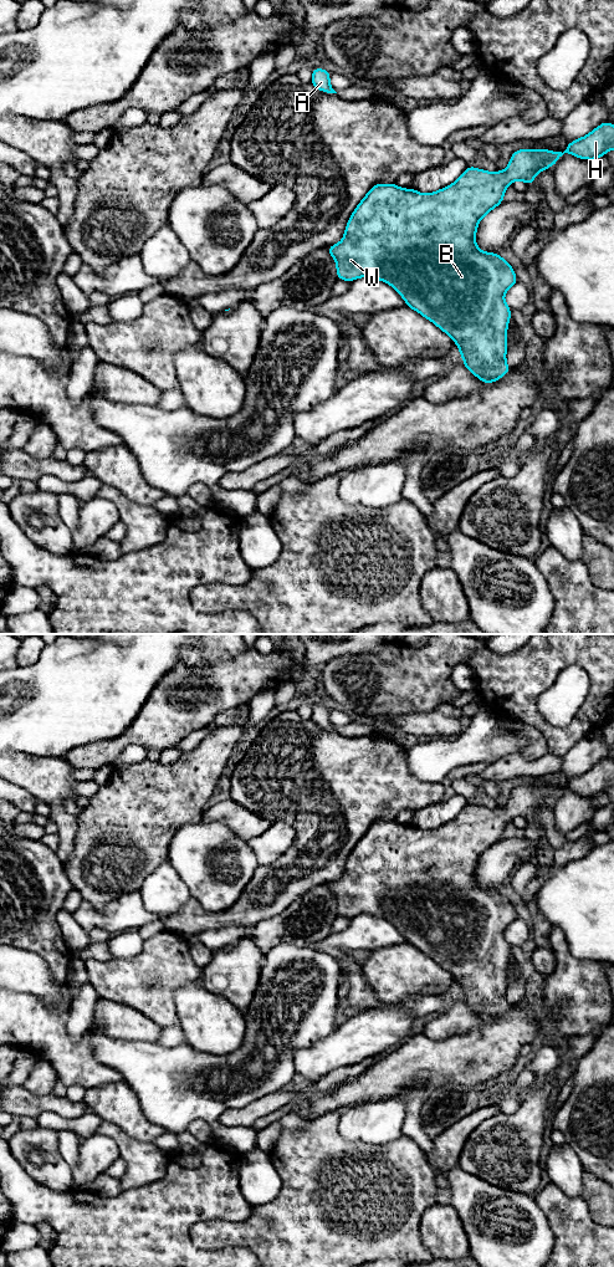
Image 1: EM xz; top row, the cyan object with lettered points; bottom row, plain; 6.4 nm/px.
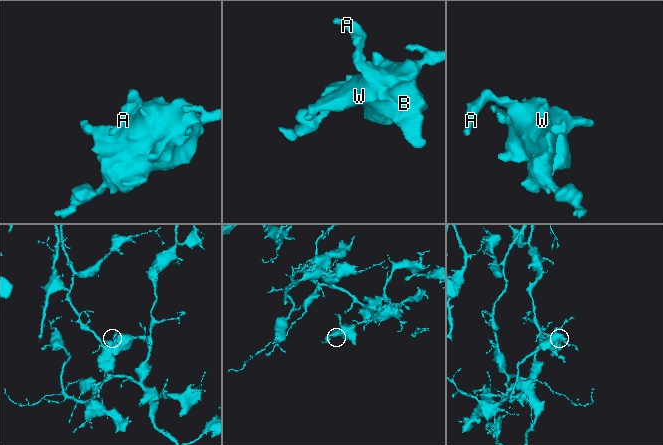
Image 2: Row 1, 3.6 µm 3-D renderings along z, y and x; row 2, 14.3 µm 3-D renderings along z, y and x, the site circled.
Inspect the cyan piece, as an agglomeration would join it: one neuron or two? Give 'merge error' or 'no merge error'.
no merge error

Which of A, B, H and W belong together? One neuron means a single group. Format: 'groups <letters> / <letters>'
groups A B H W

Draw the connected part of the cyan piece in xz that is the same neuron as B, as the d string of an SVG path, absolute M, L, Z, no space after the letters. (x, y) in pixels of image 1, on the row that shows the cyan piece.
M604 122L583 138L570 142L566 150L518 149L511 158L508 167L501 173L469 165L462 175L444 189L430 194L421 194L414 189L403 189L396 184L377 184L352 213L343 240L327 247L336 260L338 280L353 281L362 276L384 281L396 290L408 307L431 321L459 346L464 366L482 383L493 383L507 374L511 368L506 363L507 326L511 308L503 300L506 291L517 281L512 266L498 254L481 251L475 236L479 221L497 205L503 203L507 187L515 180L532 185L534 177L553 167L564 154L569 153L580 159L595 160L614 149L614 124Z

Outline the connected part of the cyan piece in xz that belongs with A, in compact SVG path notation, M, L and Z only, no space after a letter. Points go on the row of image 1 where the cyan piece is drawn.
M313 68L311 83L322 92L337 93L329 83L331 73L324 68Z

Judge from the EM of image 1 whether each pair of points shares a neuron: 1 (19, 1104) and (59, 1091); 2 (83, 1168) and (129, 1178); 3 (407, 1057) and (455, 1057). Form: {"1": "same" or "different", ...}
{"1": "different", "2": "different", "3": "same"}

